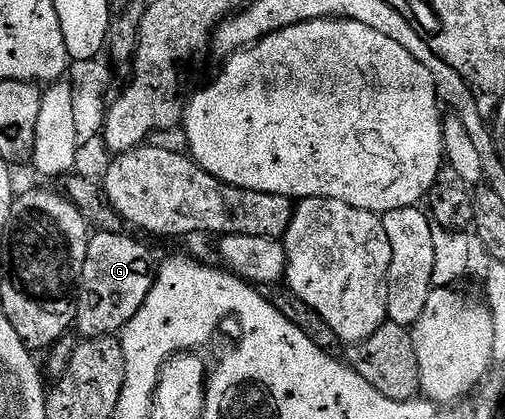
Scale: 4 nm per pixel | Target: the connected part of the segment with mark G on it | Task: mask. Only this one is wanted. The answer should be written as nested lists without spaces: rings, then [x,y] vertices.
[[[94,232],[89,238],[89,246],[87,247],[87,259],[83,263],[83,271],[81,272],[81,284],[77,287],[77,319],[75,322],[76,332],[81,332],[82,338],[90,337],[111,337],[120,334],[135,315],[135,311],[139,311],[139,307],[143,307],[143,299],[147,299],[147,295],[153,286],[155,276],[155,261],[153,265],[153,257],[149,254],[149,249],[141,241],[136,241],[133,237],[128,237],[128,232],[119,233],[103,233]]]

